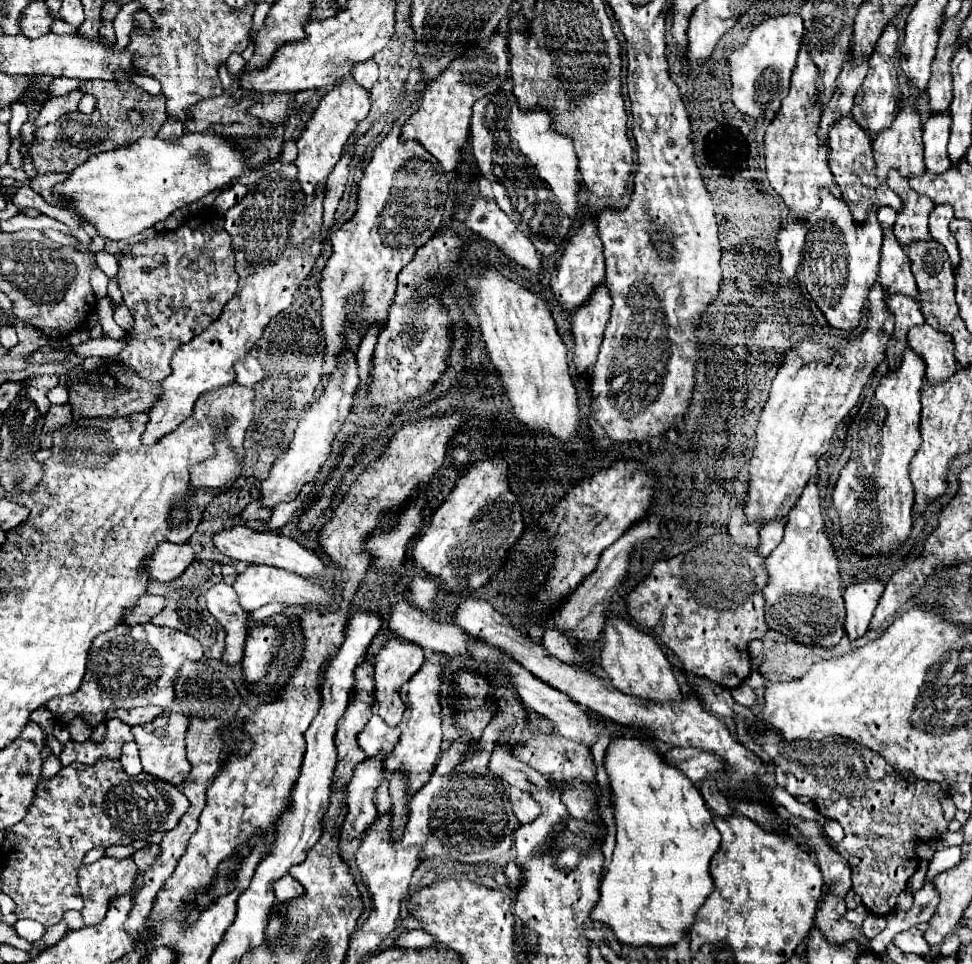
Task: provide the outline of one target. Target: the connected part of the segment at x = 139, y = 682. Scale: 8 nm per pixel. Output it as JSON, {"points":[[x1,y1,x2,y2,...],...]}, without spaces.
{"points":[[137,624,117,626,105,634,99,634,87,656,87,672,77,692,49,700,45,706,55,714,59,722,69,722,75,716,85,718,91,726,105,720,107,710,135,708,135,706,161,706,169,710,175,698,175,680,185,662,199,662,203,658,203,646,197,638,167,626]]}

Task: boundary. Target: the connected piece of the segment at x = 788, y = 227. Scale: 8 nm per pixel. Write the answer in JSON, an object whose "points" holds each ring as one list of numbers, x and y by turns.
{"points":[[789,220,777,234,777,248,781,252,783,278,793,278,801,264,805,232,807,232,807,228,805,228,805,224,801,224,801,220]]}

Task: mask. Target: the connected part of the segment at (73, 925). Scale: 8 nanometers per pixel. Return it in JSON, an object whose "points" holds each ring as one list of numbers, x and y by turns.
{"points":[[73,910,65,912,63,922,69,926,69,930,77,930,77,928,83,928,85,926,83,924,83,918,81,918,81,912,73,912]]}

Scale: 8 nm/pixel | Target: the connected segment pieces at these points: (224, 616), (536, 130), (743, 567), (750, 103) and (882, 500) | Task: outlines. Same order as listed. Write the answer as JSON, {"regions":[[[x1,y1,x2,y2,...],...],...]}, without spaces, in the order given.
{"regions":[[[217,582,205,592,205,600,207,600,207,610,227,630,227,648,225,648,223,660,227,664,241,662,243,642,247,636,247,614,245,610,239,608,235,590,225,582]],[[511,90,487,94,473,106,471,148,475,164,491,182,497,204,543,256,555,252,563,242,579,208,573,140,555,132,553,126,549,110,539,106,521,110]],[[709,536,701,546,687,554,657,562,651,574,637,584,625,600,631,618,641,626,651,628,661,642,679,656,685,670,733,690,751,674,747,656,749,642,763,638,771,630,765,624,765,598,761,598,765,584,769,584,769,572,765,572,765,556,759,554,759,546,741,548,739,544,733,544,729,536,717,536,717,542,715,536]],[[799,14,773,16,761,22,749,36,749,40,731,52,729,68,733,92,731,100,739,112,747,116,763,116,767,110,779,110,781,100,789,90,789,76,795,68,799,44,803,36,803,20]],[[903,350,903,358,897,370,887,370,881,376,881,382,871,398,871,406,867,416,863,416,855,428,849,430,851,442,851,458,847,466,841,470,841,476,833,490,833,504,841,514,841,532,851,542,851,546,861,554,875,552,891,552,903,540,907,540,911,524,913,524,913,484,909,480,909,462,915,456,921,438,919,438,919,390,925,378,925,364,921,364,921,356,917,352]]]}

